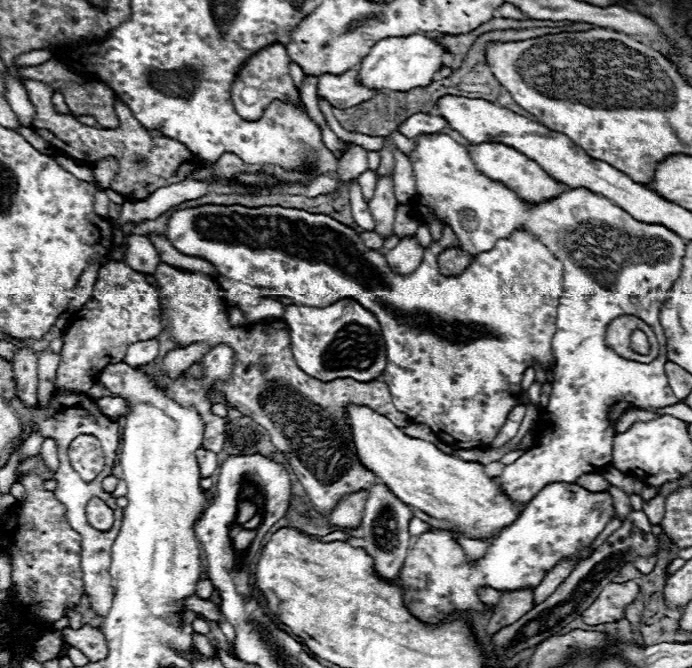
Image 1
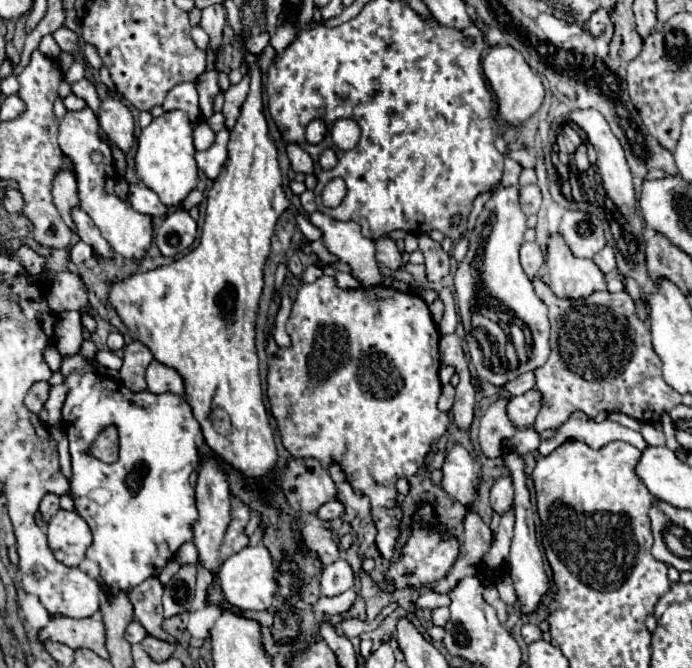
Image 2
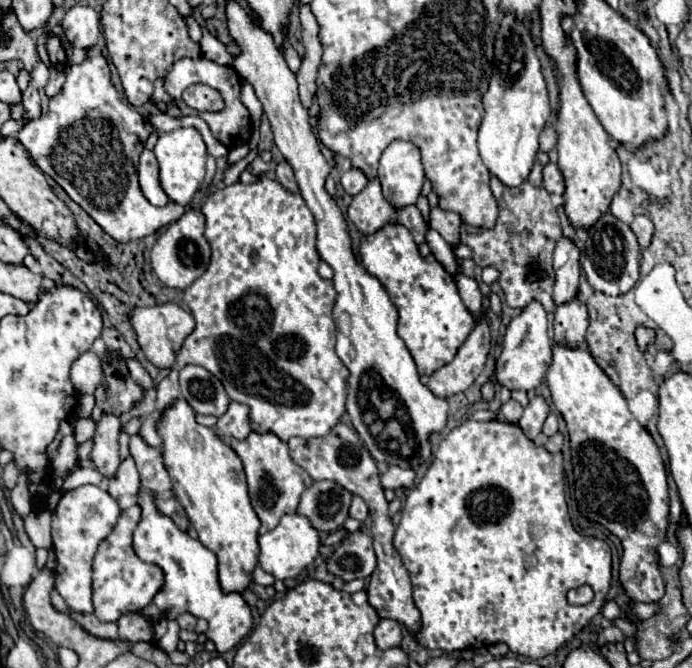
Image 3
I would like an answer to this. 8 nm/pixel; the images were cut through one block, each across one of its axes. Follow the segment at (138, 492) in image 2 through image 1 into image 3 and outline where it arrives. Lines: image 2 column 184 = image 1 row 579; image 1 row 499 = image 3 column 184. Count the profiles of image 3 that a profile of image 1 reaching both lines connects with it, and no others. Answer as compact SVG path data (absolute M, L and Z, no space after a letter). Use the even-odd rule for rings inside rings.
M140 492L136 502L142 506L142 520L138 522L136 530L134 530L134 552L138 554L140 560L144 562L154 562L158 564L164 574L166 574L166 582L164 582L164 588L154 596L154 600L142 610L146 616L154 618L156 614L160 618L176 618L180 612L190 612L194 616L200 616L208 622L208 638L214 642L216 650L218 652L228 652L230 648L234 648L236 644L240 644L252 630L252 624L254 624L254 616L252 616L252 608L248 606L248 602L242 598L240 592L224 592L222 586L220 586L220 580L218 580L218 560L216 556L206 548L202 546L200 540L192 538L188 532L182 532L168 516L162 516L158 514L158 510L154 508L154 502L152 502L152 494L144 494Z

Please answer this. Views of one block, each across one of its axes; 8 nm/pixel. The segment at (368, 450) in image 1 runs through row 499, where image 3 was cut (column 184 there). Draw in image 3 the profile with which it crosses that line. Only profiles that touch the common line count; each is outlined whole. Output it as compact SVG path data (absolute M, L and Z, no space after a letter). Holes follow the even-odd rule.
M176 398L164 408L158 434L162 438L164 464L172 478L172 490L184 506L198 540L216 554L222 588L226 592L242 592L250 586L252 570L258 564L260 520L248 498L240 458L214 428L196 422L196 412L192 412L192 406L184 398Z

